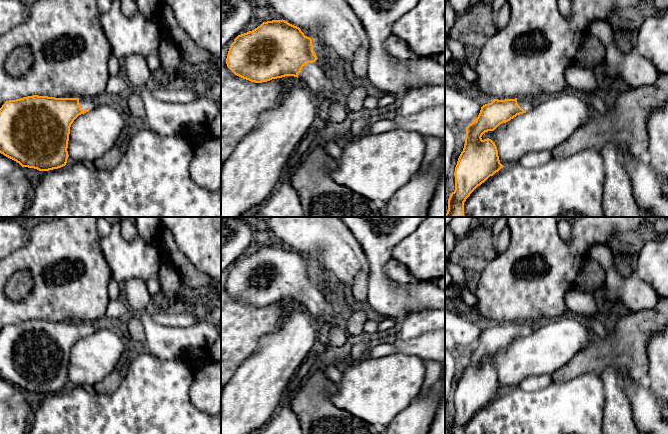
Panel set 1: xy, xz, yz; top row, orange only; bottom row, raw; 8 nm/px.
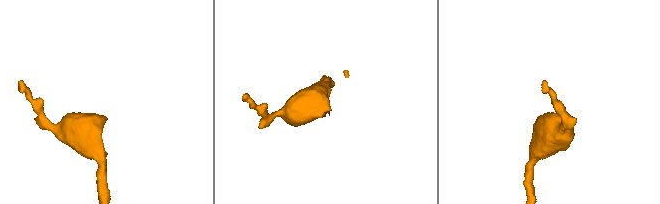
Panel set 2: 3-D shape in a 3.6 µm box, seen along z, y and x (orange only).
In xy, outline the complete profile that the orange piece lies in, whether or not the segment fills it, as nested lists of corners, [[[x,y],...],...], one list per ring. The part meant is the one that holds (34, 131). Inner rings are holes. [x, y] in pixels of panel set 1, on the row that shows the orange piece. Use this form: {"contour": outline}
{"contour": [[[27,96],[6,101],[0,108],[0,153],[22,167],[39,171],[66,165],[70,127],[81,114],[93,109],[99,100],[90,98],[55,98]]]}

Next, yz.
{"contour": [[[515,98],[498,100],[481,107],[478,117],[466,127],[465,144],[455,167],[455,190],[448,199],[448,210],[445,217],[464,217],[464,202],[470,194],[490,176],[493,176],[504,166],[500,163],[498,150],[495,143],[487,138],[482,139],[482,135],[488,131],[494,131],[500,124],[506,123],[517,115],[530,111],[535,100],[529,98]]]}

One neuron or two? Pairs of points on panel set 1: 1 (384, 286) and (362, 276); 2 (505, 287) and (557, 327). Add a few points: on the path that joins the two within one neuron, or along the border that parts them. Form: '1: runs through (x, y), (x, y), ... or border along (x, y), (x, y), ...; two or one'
1: border along (369, 273), (368, 288), (366, 290); two
2: border along (563, 315), (536, 325); two

